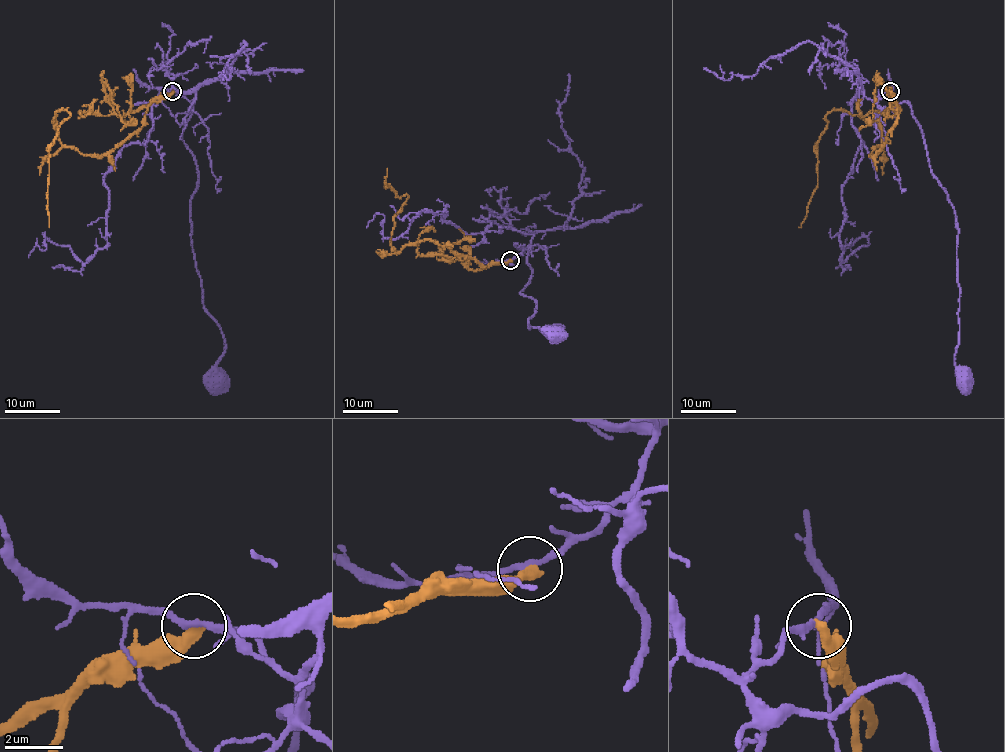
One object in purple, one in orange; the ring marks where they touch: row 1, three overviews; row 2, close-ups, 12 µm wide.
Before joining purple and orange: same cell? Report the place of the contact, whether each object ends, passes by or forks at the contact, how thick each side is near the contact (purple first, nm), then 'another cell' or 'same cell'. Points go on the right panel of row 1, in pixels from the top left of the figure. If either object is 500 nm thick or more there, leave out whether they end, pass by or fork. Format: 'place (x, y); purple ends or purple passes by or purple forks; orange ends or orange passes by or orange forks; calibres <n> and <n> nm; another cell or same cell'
place (890, 91); purple passes by; orange ends; calibres 200 and 400 nm; another cell

